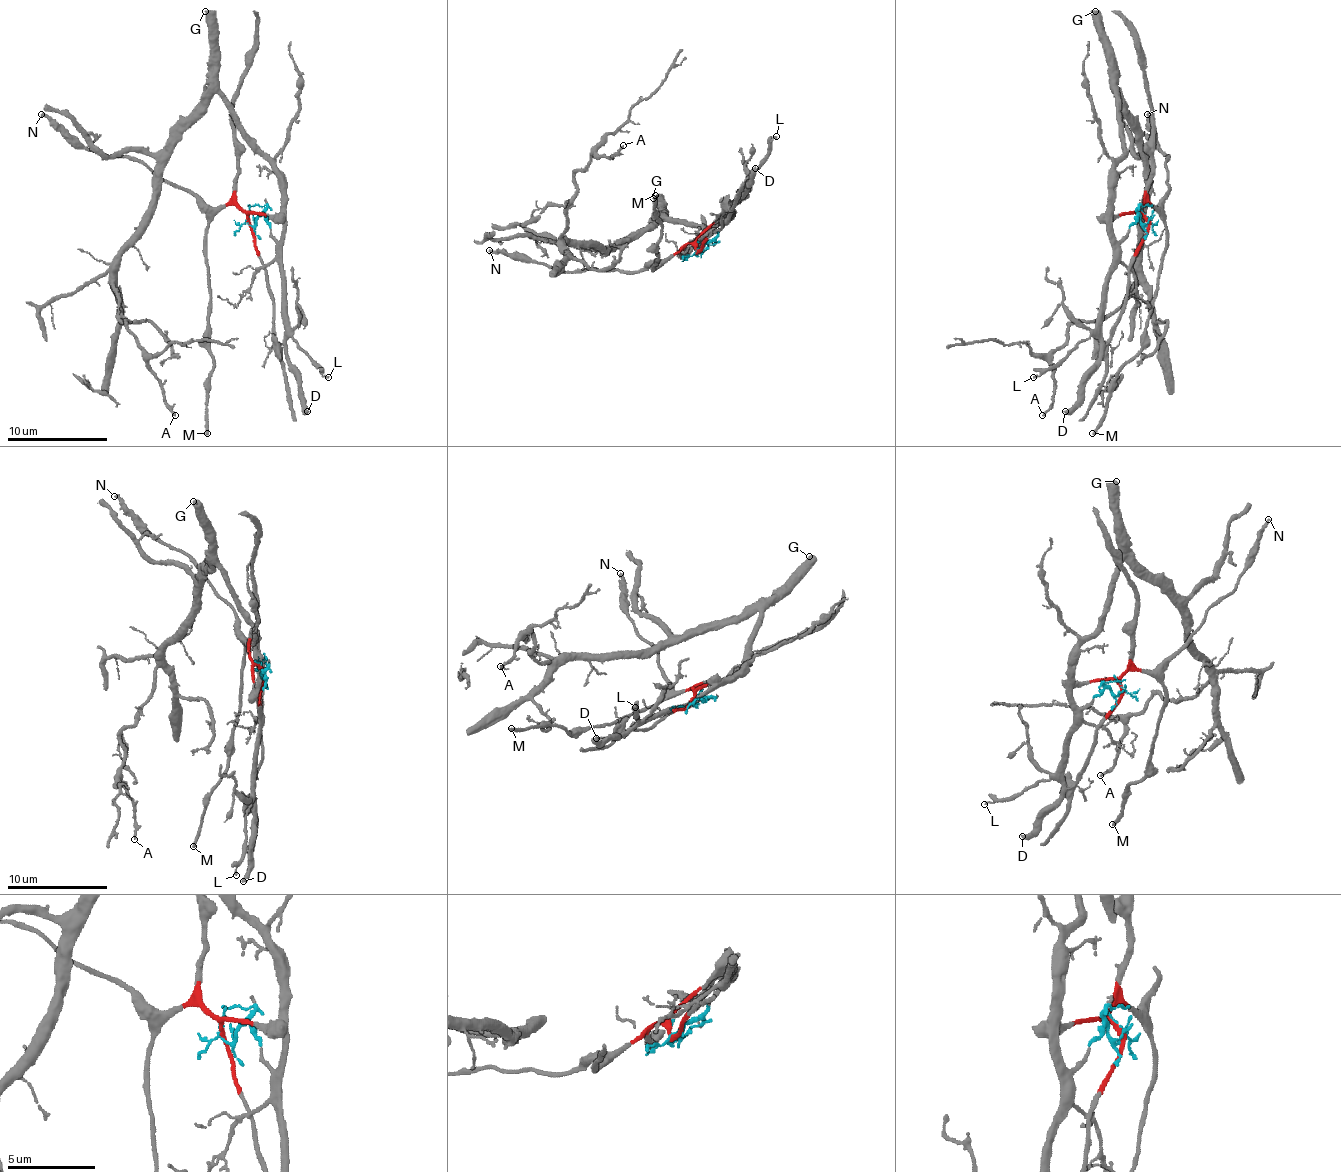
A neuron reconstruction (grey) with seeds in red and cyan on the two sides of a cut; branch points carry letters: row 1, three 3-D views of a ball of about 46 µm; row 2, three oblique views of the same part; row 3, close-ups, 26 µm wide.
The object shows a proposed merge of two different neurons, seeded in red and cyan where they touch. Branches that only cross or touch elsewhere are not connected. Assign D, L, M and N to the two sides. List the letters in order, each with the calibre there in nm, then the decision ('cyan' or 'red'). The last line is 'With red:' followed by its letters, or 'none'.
D: calibre 400 nm; cyan
L: calibre 110 nm; cyan
M: calibre 240 nm; red
N: calibre 240 nm; red
With red: M, N

